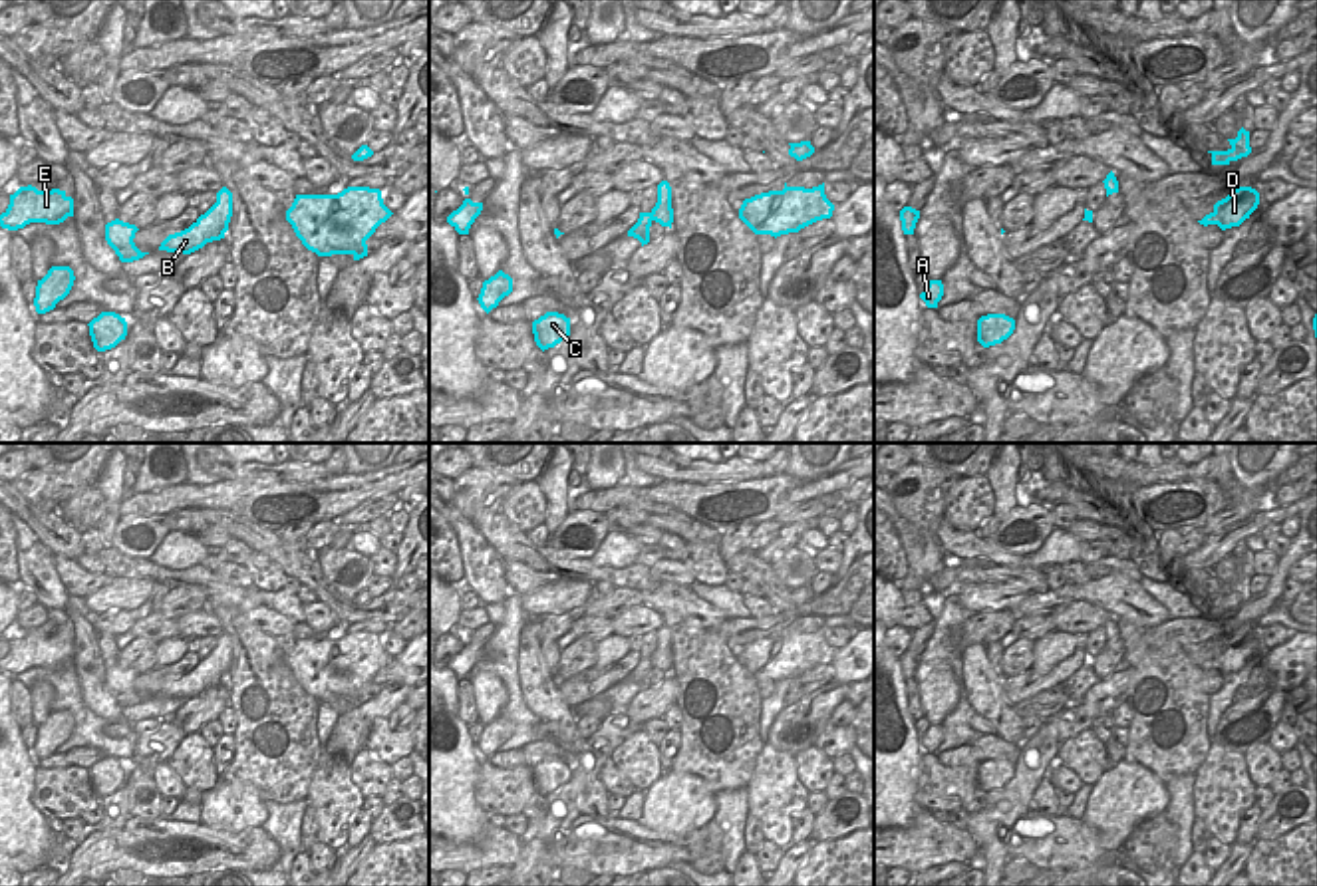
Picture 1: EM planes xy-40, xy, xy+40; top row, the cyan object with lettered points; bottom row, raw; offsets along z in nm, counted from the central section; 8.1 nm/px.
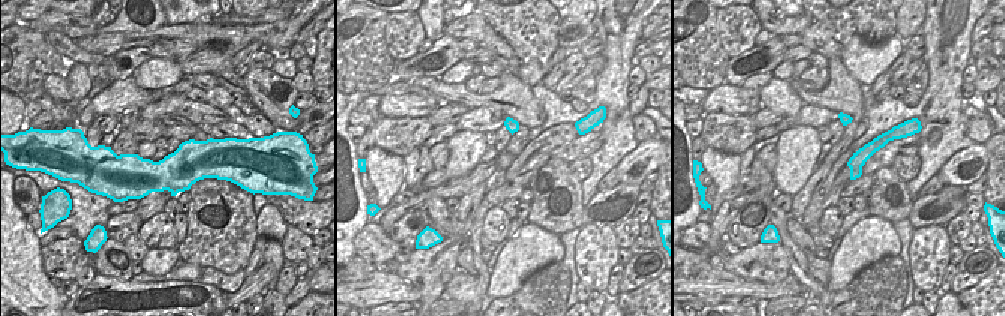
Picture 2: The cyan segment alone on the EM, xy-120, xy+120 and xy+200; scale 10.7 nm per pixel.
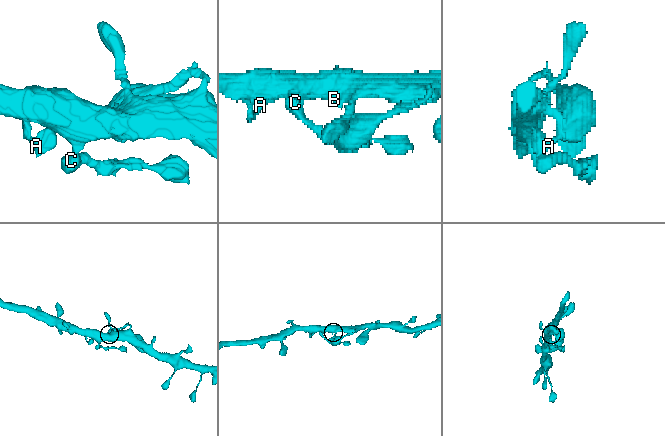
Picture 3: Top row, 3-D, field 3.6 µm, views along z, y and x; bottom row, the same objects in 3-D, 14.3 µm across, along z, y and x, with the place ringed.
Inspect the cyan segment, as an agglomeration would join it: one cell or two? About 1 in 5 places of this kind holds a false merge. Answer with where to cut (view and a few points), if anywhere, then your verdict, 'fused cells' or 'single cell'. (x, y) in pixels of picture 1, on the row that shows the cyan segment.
no cut; single cell

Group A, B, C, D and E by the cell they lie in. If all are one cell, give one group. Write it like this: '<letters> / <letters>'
A B C D E

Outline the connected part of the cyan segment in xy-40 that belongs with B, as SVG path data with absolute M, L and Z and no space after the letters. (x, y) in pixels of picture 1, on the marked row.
M222 187L217 203L201 215L189 228L169 234L159 250L191 254L207 242L224 238L232 217L232 193Z

